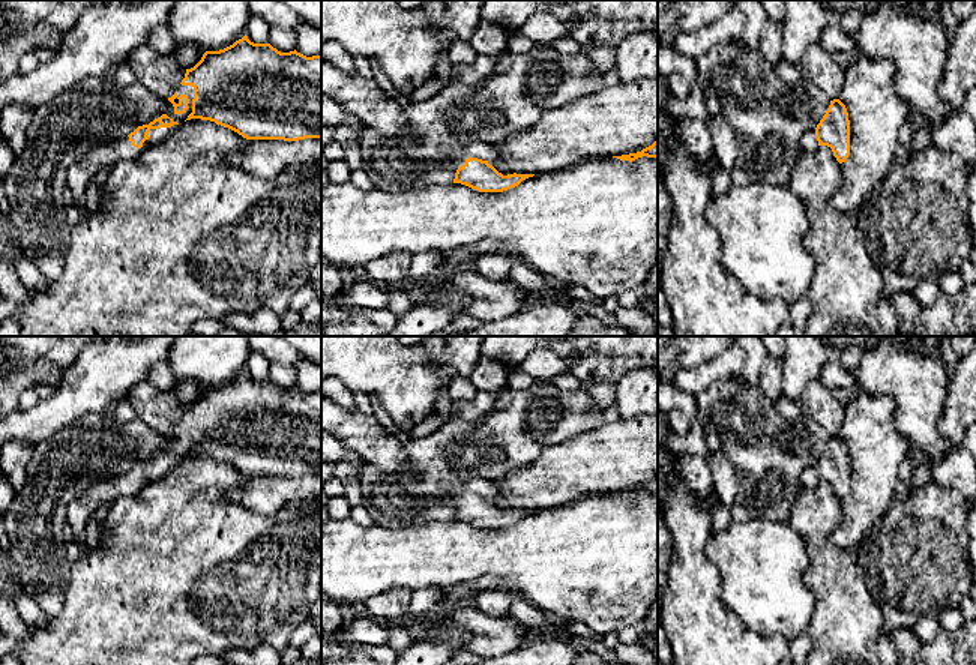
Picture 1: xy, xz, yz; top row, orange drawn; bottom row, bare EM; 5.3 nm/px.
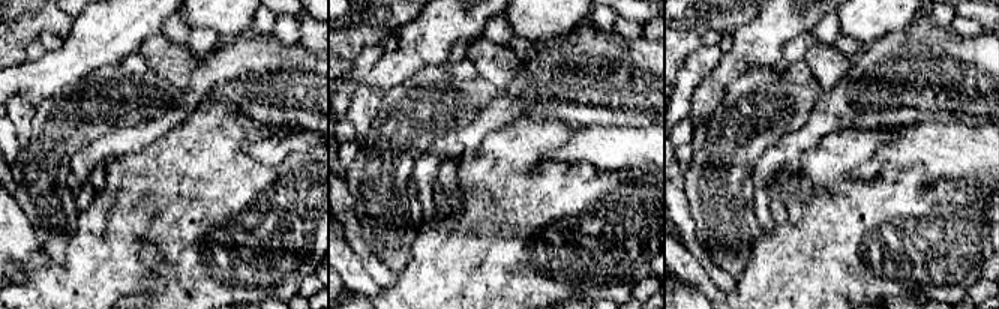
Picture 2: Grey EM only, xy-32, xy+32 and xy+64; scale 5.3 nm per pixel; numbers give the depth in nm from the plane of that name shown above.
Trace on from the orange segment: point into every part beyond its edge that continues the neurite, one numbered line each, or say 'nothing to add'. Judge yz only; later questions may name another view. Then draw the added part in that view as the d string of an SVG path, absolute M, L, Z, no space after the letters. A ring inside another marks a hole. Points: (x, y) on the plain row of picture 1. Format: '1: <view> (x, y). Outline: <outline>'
1: yz (808, 479). Outline: M808 468L802 477L800 477L802 486L805 488L815 488L818 485L818 477L817 474L812 471L812 468Z

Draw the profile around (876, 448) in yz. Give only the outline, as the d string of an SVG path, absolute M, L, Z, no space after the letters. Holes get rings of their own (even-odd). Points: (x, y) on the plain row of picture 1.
M857 389L844 405L838 435L848 449L850 491L842 498L842 519L830 540L841 549L853 551L890 509L901 489L899 467L913 450L895 423L892 395Z

